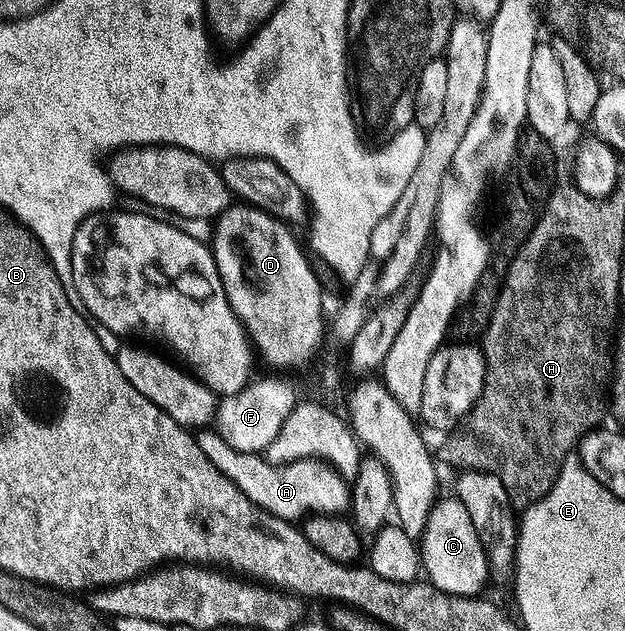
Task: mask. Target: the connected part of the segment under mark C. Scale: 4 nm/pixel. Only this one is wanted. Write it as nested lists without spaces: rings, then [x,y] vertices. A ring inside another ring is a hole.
[[[440,500],[429,513],[428,525],[421,536],[421,556],[428,582],[444,594],[476,597],[490,584],[488,548],[479,539],[467,507],[459,500]]]

